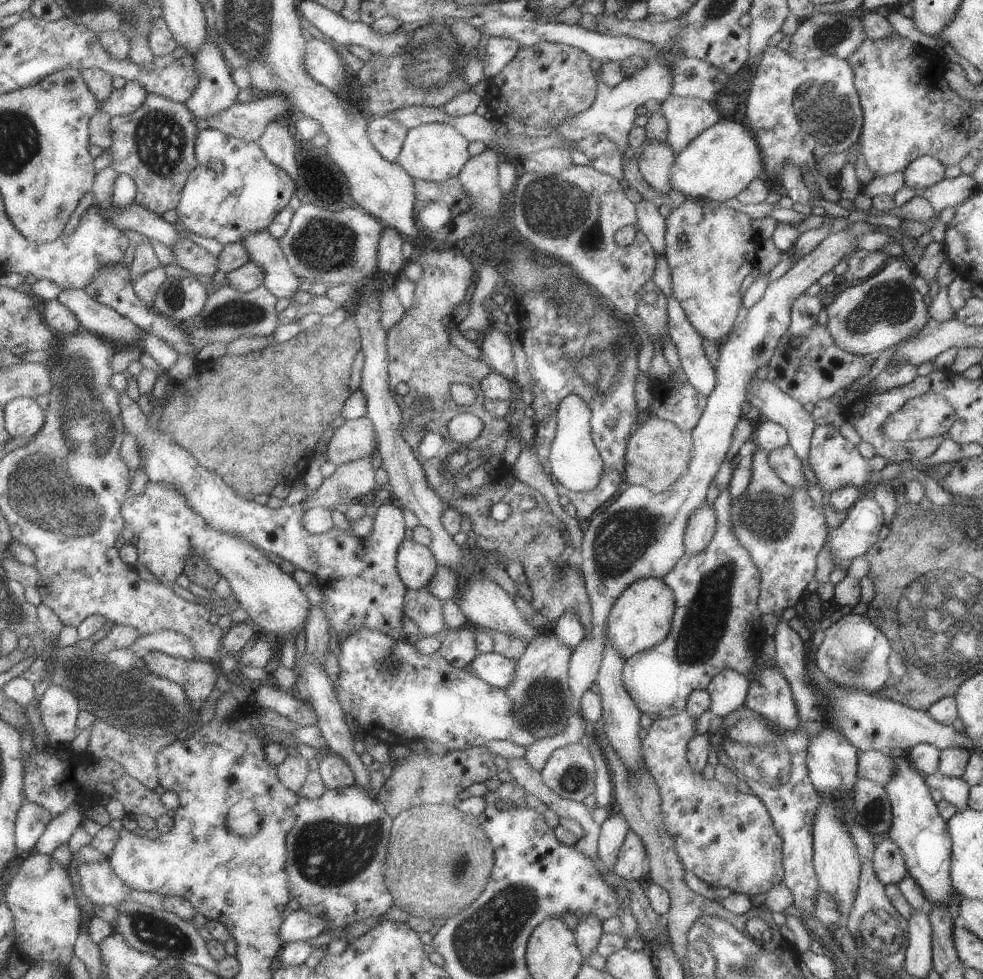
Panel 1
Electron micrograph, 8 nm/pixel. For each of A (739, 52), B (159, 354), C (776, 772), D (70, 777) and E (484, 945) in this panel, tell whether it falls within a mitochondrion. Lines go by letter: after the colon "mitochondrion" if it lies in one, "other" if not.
A: other
B: other
C: mitochondrion
D: other
E: mitochondrion

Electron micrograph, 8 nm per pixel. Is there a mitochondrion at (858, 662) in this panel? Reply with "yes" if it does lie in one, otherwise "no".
yes

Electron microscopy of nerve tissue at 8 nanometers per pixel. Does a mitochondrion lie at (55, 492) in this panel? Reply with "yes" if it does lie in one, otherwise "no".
yes

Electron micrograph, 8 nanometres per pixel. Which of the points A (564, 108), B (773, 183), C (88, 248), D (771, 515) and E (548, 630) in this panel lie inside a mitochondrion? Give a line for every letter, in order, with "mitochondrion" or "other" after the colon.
A: mitochondrion
B: other
C: other
D: mitochondrion
E: other

